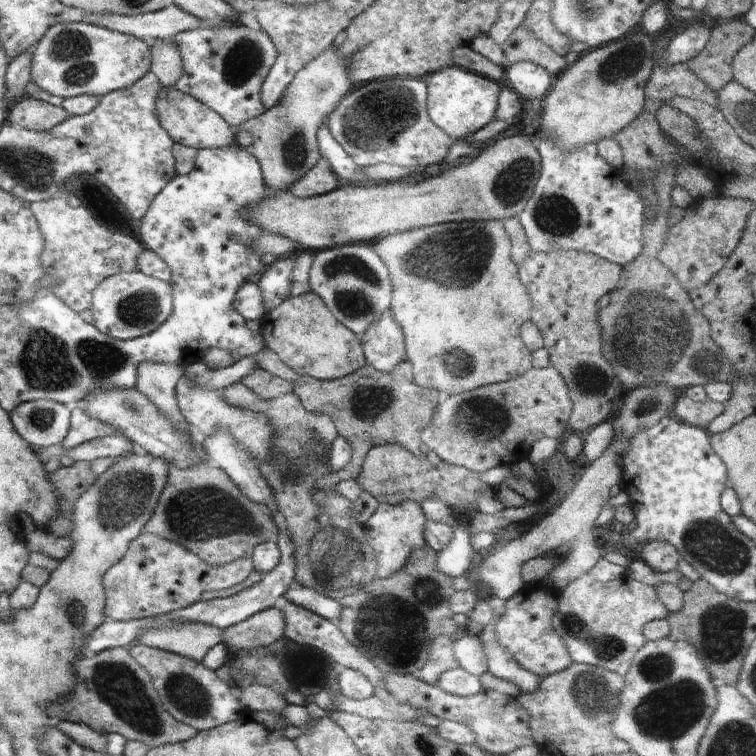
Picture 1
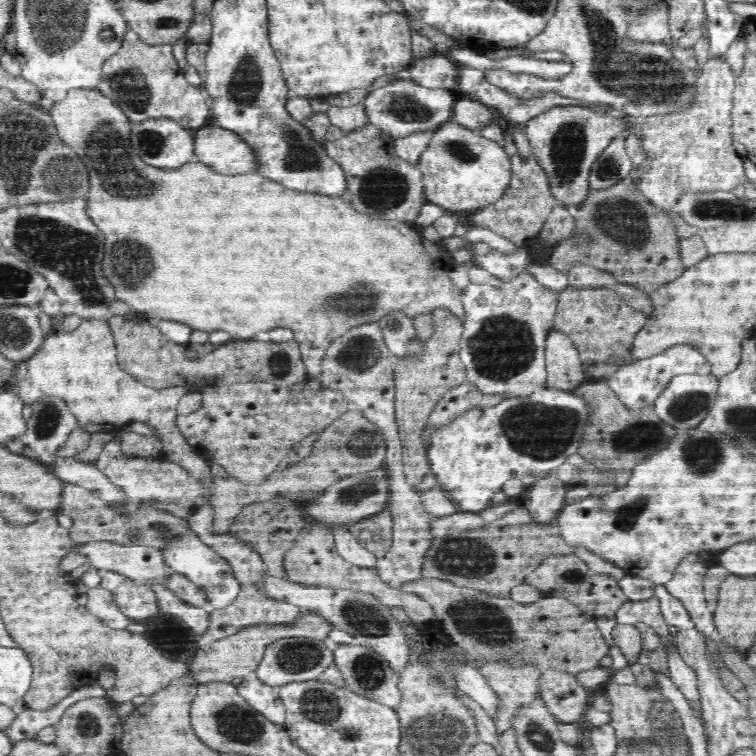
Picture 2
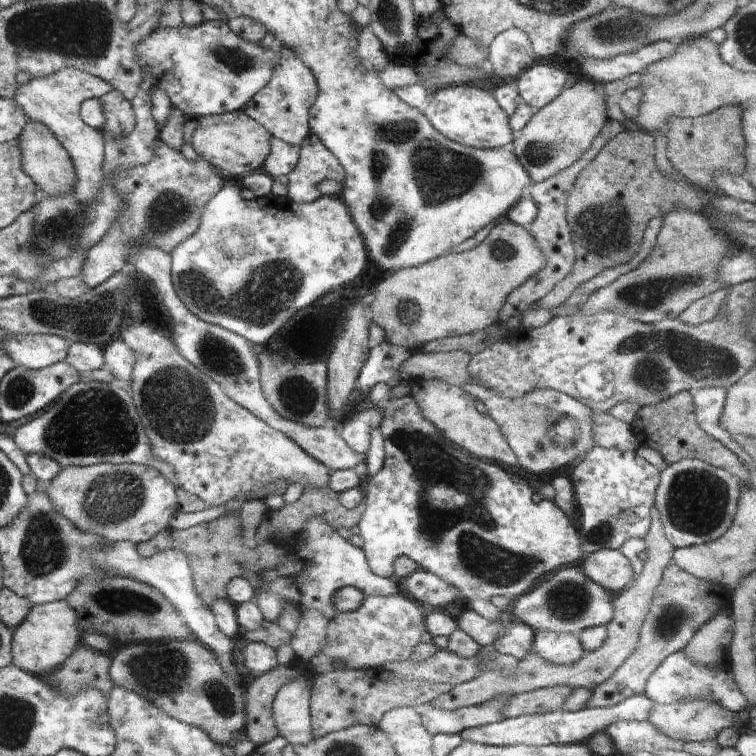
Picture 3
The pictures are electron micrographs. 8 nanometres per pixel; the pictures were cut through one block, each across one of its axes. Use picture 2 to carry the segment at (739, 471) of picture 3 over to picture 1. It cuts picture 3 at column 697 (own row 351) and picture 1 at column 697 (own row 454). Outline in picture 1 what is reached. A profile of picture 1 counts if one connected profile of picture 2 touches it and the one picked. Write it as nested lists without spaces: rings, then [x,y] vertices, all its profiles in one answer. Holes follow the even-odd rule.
[[[678,397],[673,406],[676,416],[689,425],[707,430],[707,426],[724,412],[723,403],[706,400],[703,403],[691,401],[688,397]]]

